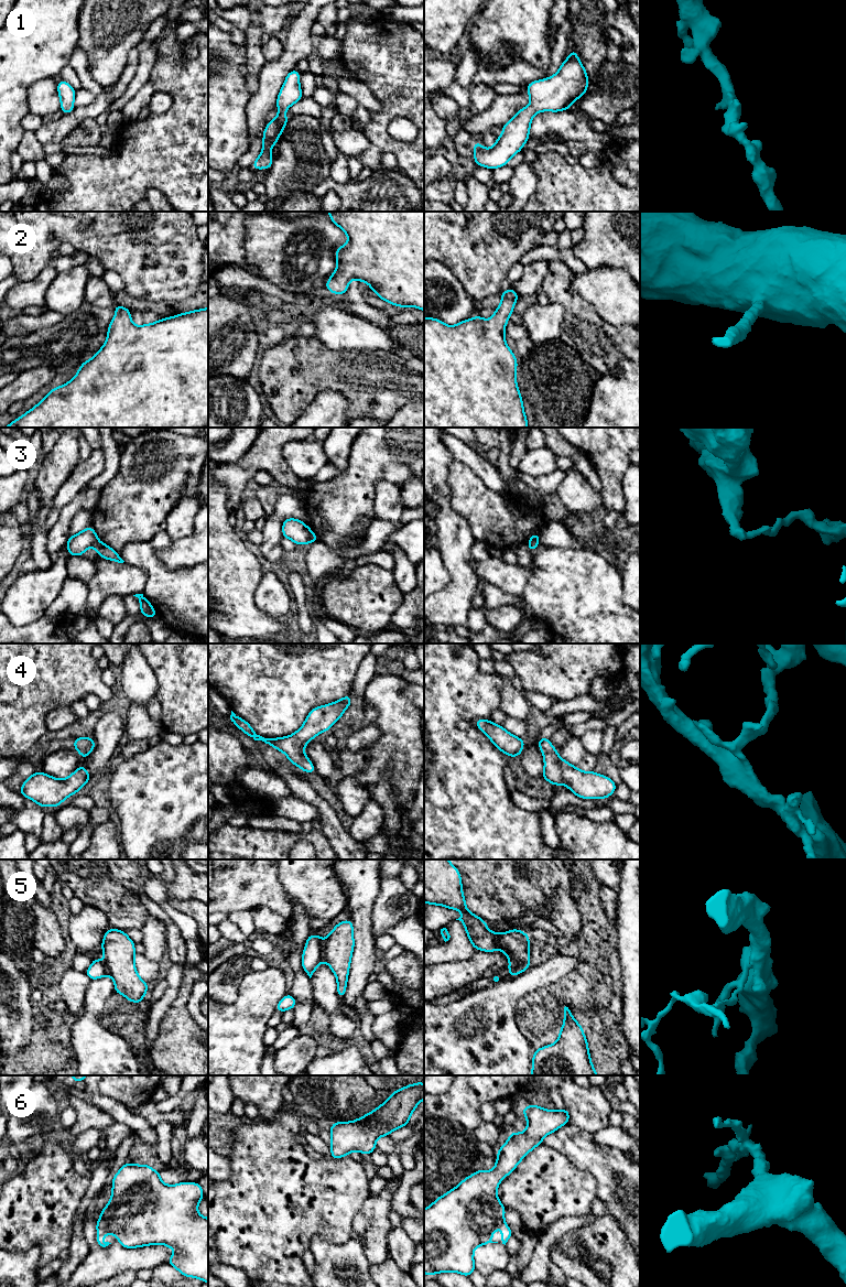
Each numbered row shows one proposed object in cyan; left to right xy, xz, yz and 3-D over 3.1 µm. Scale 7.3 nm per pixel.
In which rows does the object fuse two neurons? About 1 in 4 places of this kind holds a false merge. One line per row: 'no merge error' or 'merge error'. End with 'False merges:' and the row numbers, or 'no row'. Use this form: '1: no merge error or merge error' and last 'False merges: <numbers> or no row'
1: no merge error
2: no merge error
3: merge error
4: no merge error
5: merge error
6: no merge error
False merges: 3, 5

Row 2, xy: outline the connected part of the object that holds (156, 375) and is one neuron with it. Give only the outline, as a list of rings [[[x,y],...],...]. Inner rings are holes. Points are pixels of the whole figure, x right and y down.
[[[113,305],[116,315],[109,324],[107,339],[98,353],[84,361],[75,377],[65,385],[52,388],[35,407],[4,428],[208,428],[208,307],[135,326],[130,310]]]

